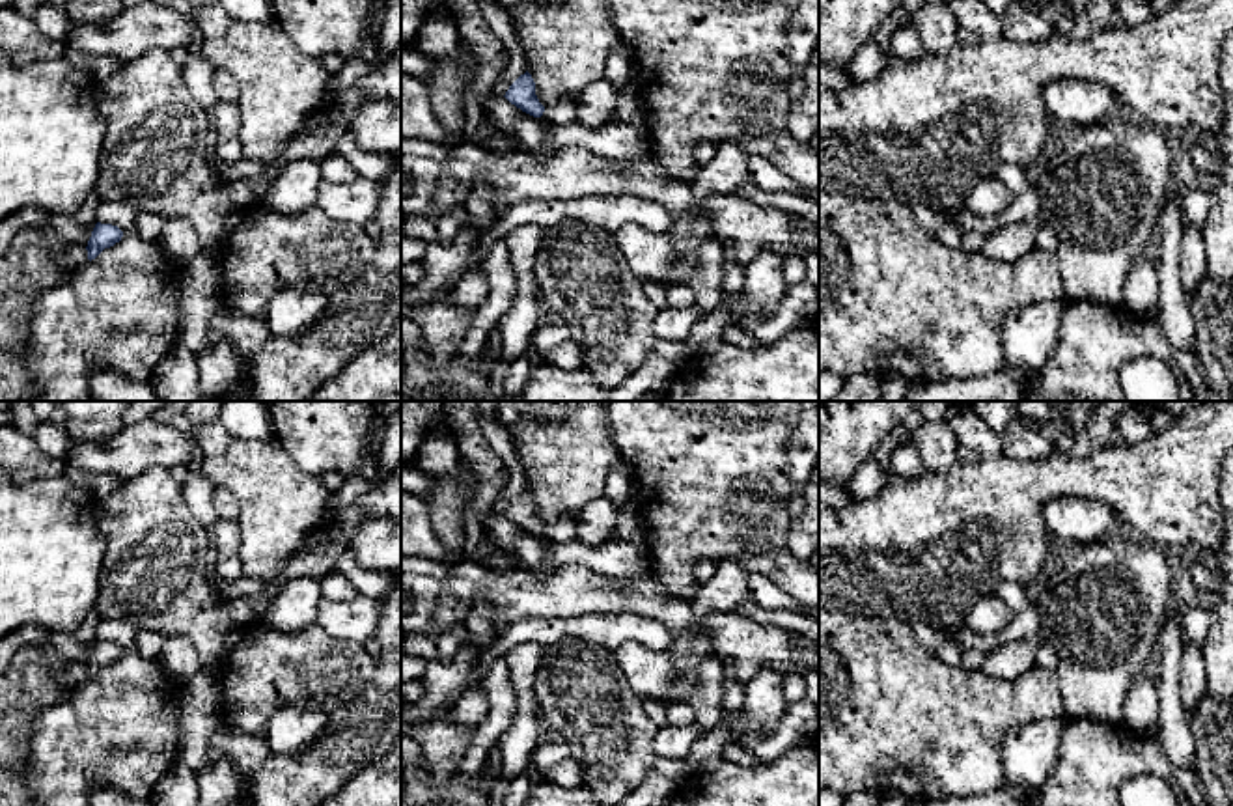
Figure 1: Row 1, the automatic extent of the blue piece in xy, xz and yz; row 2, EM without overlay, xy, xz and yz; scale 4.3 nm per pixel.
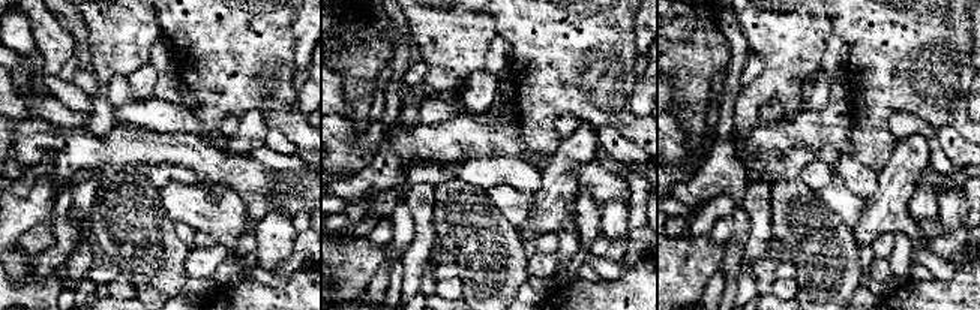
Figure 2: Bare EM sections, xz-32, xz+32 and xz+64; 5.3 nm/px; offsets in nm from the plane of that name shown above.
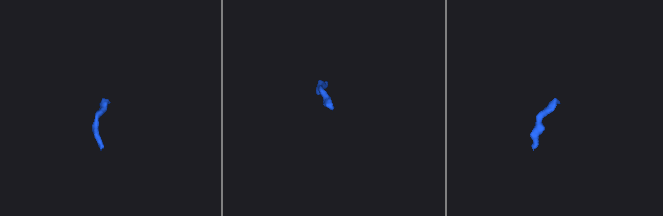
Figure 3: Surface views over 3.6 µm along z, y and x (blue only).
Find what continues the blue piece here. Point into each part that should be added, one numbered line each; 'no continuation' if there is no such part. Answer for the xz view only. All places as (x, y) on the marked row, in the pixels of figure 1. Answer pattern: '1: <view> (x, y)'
1: xz (566, 112)

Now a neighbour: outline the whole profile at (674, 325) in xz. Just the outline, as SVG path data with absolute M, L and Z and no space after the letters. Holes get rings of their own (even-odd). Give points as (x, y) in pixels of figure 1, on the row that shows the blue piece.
M696 306L660 310L653 323L655 336L657 340L685 341L700 317Z

